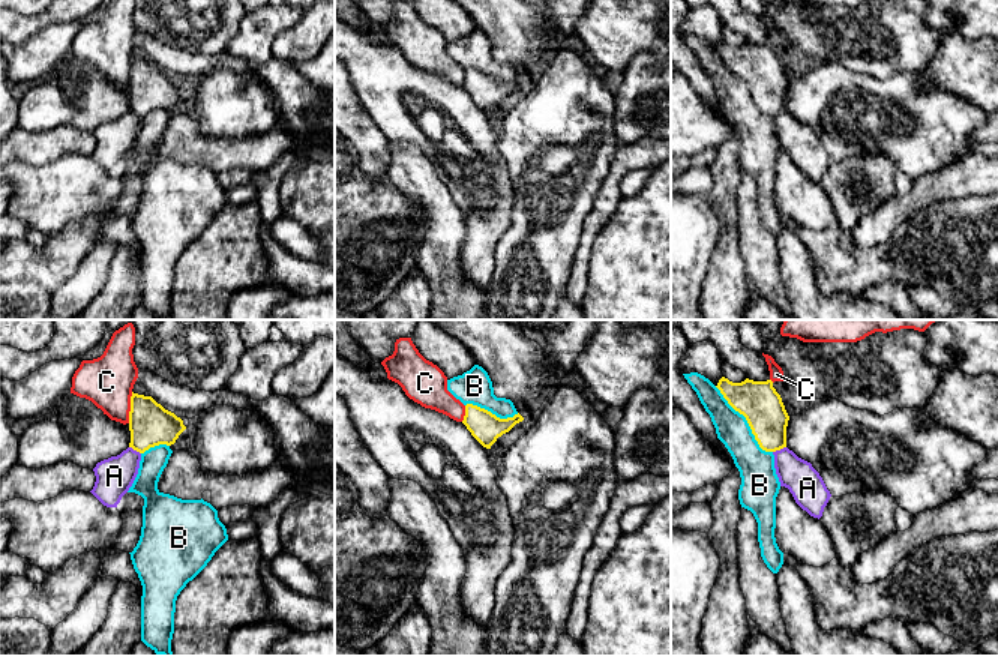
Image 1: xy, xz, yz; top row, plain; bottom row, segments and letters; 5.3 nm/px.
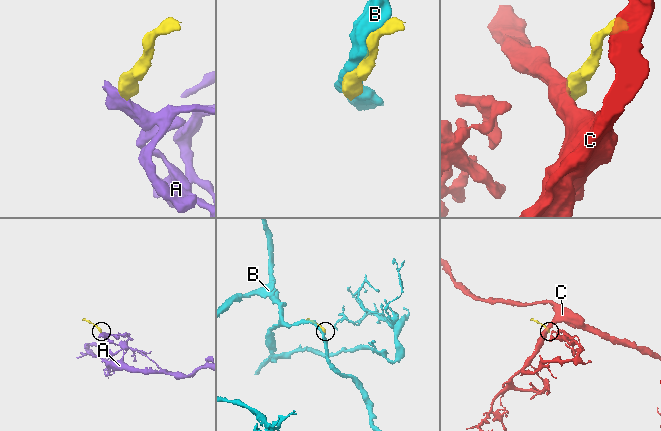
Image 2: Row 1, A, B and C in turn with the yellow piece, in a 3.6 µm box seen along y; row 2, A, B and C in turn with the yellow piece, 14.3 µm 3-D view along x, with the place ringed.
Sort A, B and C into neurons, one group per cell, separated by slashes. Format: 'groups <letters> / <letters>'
groups A / B / C

